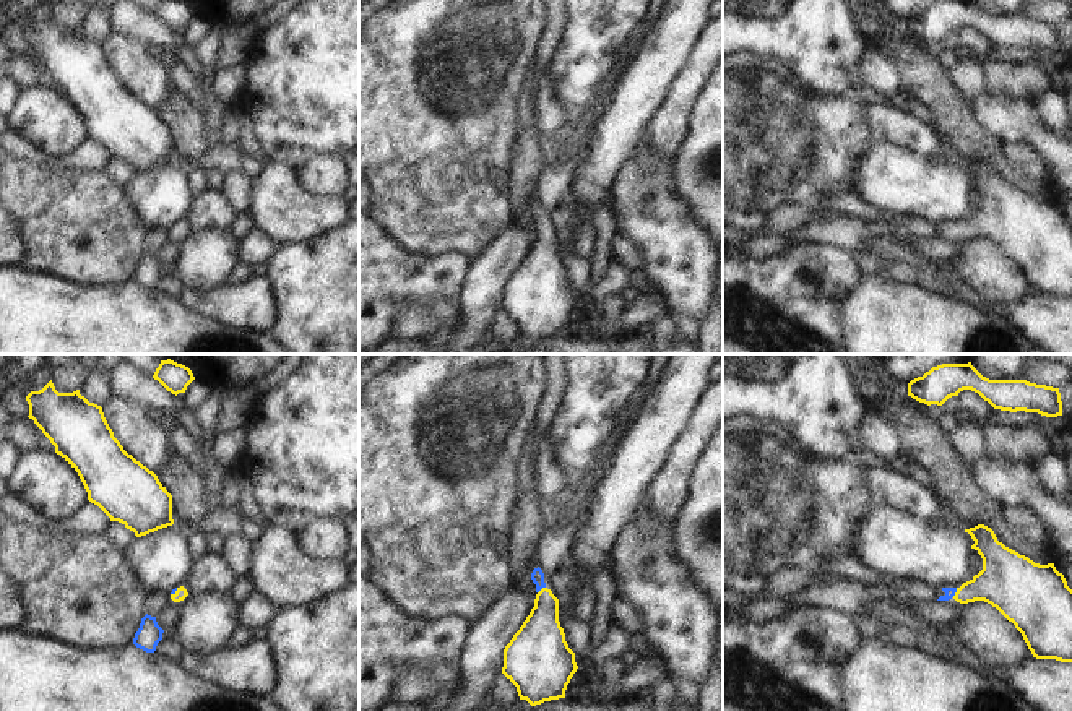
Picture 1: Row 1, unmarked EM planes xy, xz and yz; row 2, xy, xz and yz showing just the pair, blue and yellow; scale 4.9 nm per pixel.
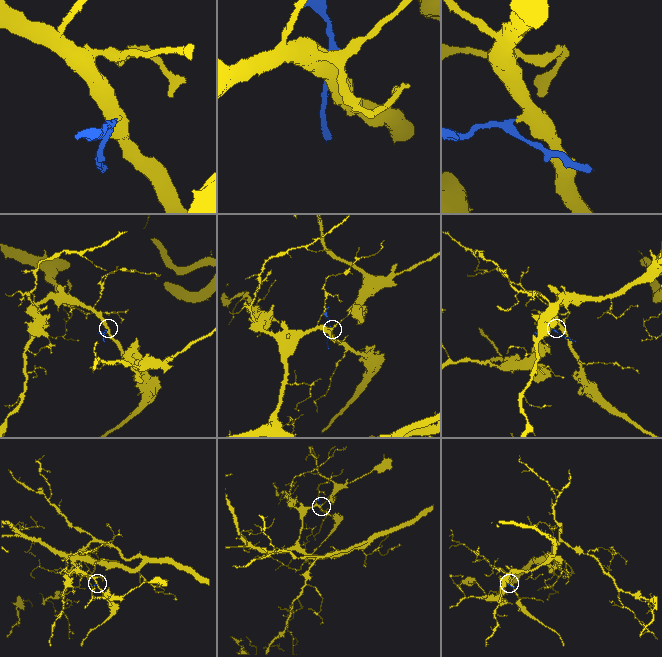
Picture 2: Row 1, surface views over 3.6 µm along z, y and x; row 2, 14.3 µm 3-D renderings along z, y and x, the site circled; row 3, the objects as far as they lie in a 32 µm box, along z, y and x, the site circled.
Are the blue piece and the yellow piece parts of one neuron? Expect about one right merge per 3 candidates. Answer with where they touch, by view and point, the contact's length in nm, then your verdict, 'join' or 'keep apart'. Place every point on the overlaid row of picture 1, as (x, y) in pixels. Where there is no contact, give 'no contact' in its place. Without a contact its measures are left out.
yz (955, 591) | 50 nm | join

